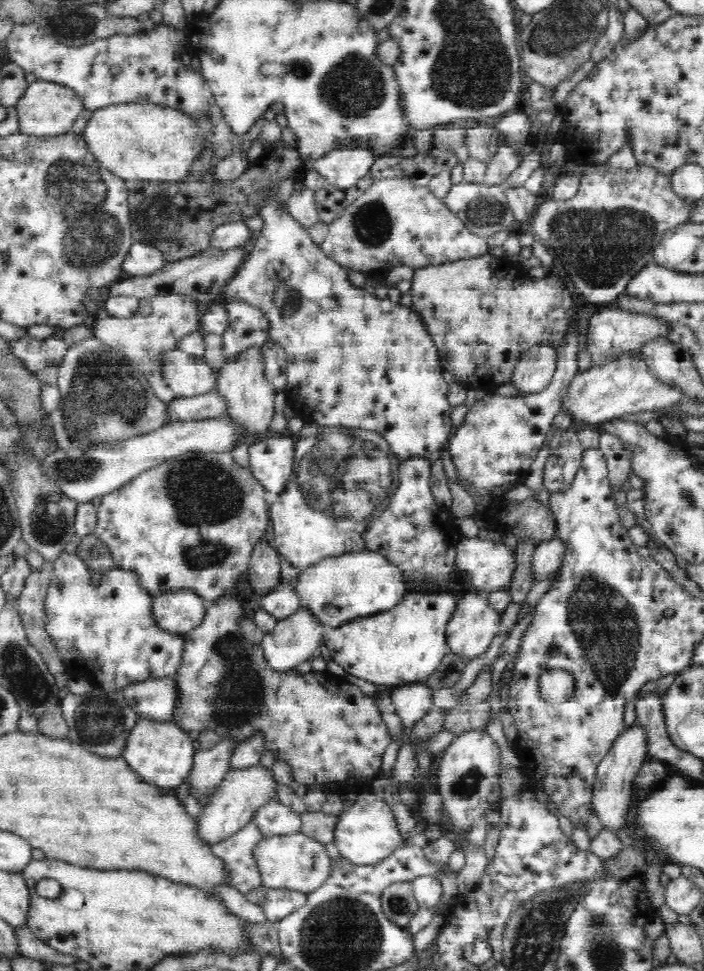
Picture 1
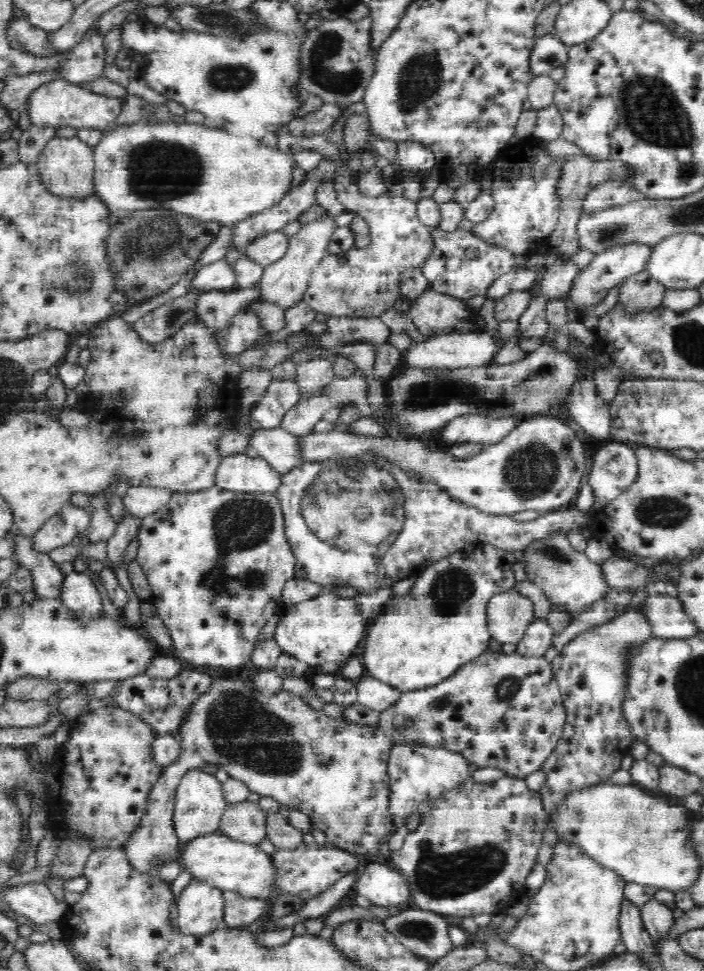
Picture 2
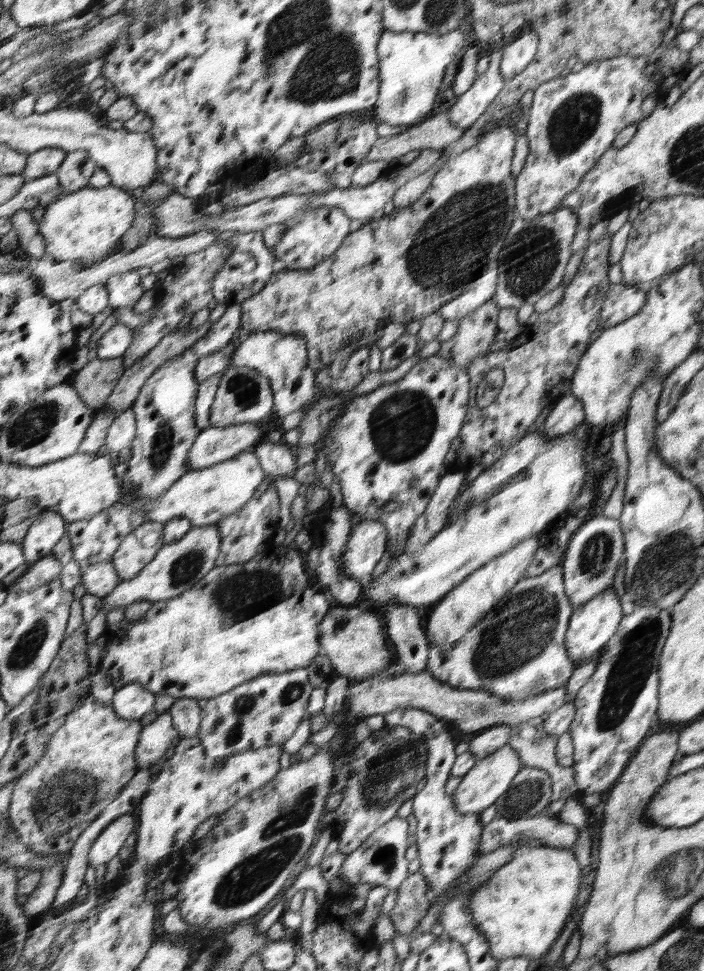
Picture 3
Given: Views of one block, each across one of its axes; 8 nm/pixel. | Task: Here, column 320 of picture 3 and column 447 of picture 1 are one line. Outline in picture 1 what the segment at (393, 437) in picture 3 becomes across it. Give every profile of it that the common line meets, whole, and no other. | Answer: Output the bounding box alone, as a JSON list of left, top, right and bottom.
[447,322,580,544]

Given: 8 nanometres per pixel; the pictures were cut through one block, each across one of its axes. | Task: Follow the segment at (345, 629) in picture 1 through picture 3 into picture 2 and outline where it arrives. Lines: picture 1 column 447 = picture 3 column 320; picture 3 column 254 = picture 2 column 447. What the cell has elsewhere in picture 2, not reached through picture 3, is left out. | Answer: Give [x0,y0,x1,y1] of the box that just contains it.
[359,542,514,694]

